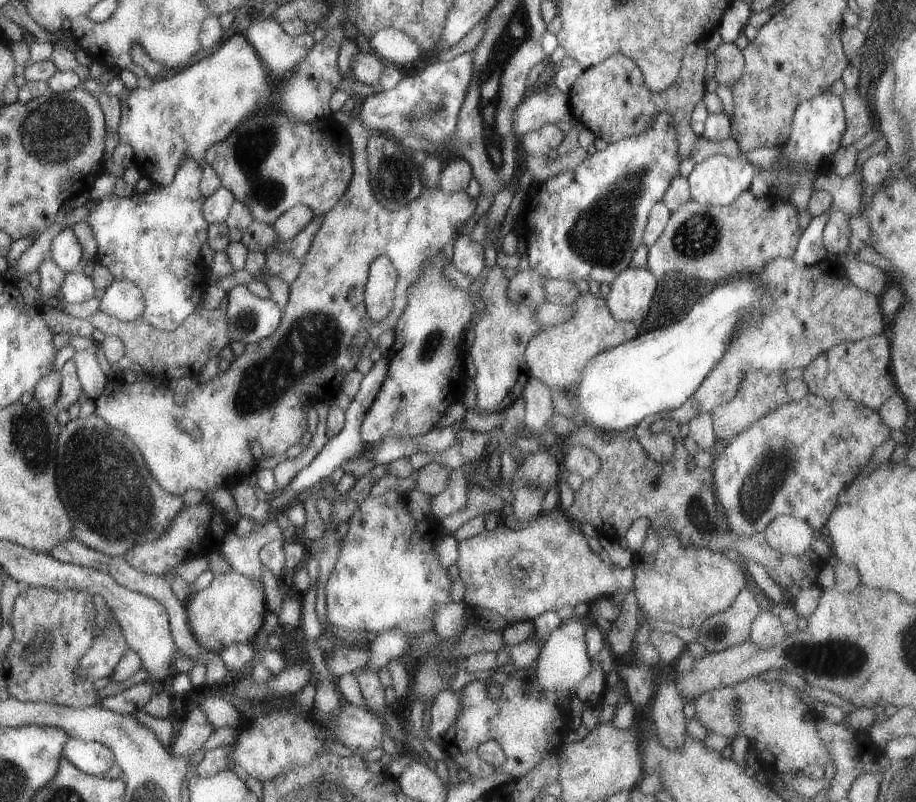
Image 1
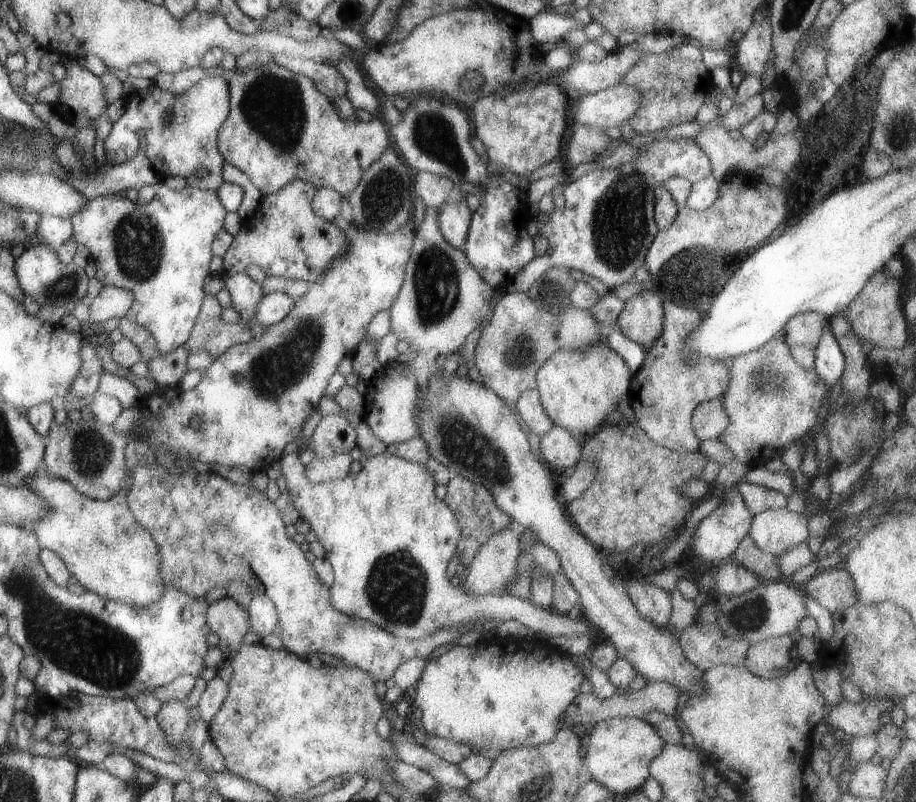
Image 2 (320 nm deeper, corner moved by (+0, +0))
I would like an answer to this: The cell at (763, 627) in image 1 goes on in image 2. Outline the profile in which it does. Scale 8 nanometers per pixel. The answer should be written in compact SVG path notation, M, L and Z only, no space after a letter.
M779 635L749 645L743 667L759 678L771 679L786 675L800 661L796 642L790 635Z

